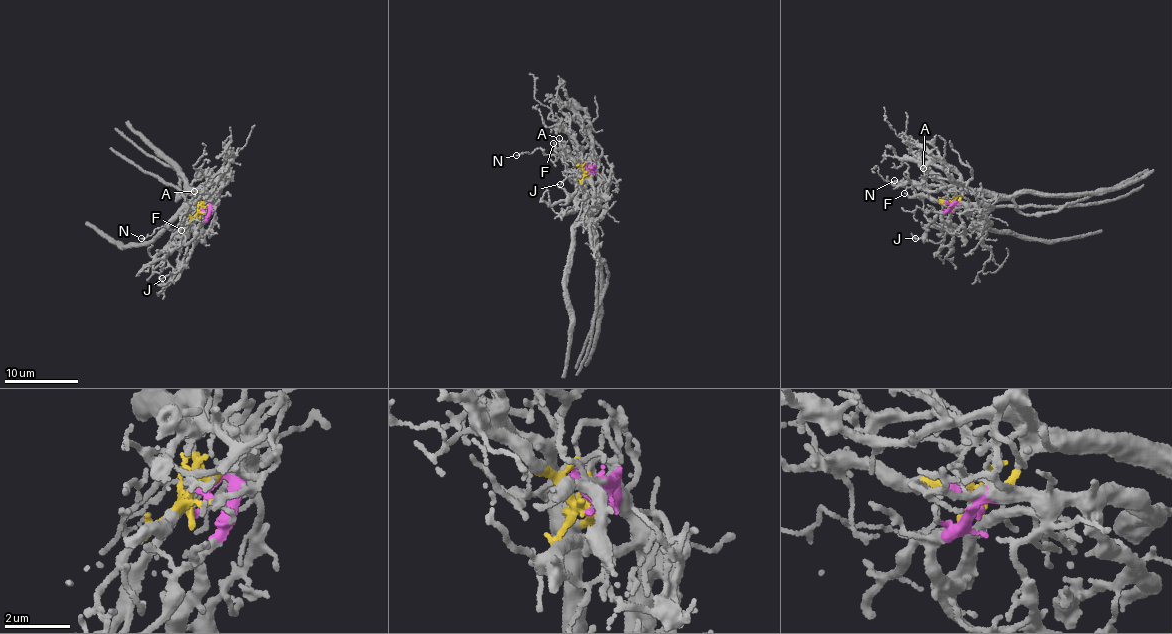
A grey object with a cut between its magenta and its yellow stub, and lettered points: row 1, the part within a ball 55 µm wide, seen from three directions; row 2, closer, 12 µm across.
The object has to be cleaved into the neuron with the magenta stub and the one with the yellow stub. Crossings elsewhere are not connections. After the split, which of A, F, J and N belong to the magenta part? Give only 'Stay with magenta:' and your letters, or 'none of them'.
Stay with magenta: J

